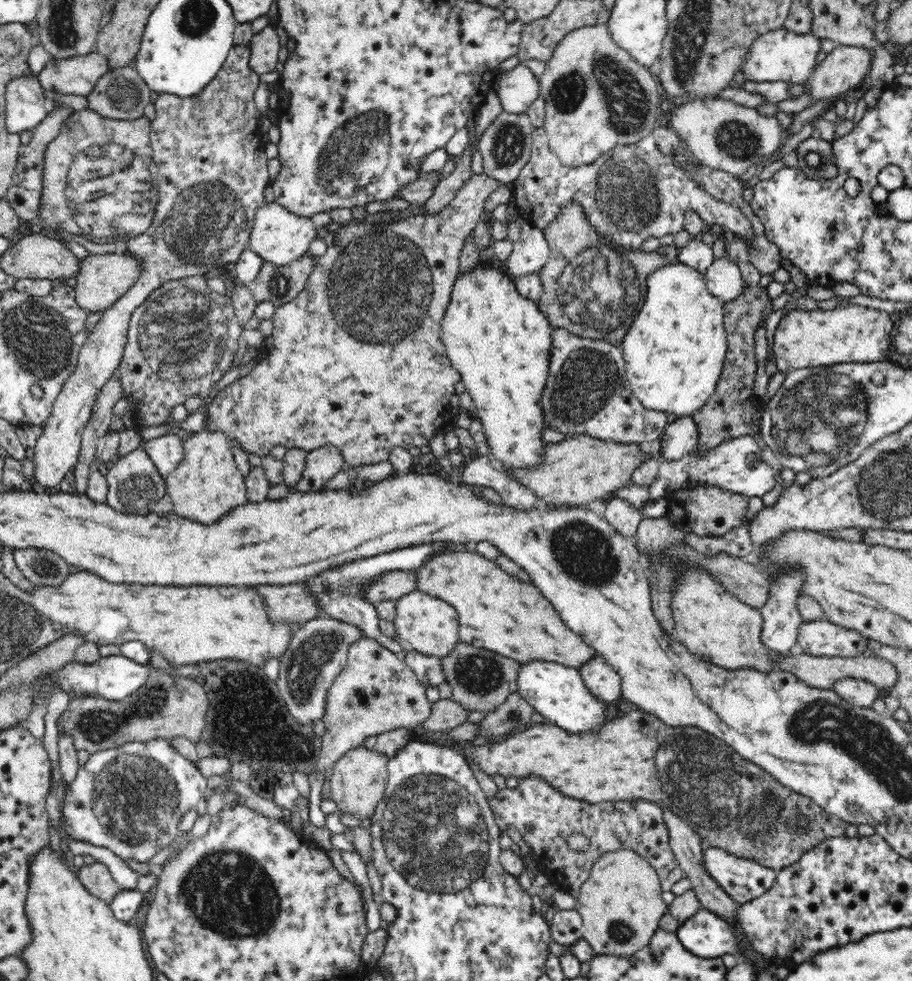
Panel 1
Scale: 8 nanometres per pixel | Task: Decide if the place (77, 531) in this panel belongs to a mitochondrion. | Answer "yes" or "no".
no

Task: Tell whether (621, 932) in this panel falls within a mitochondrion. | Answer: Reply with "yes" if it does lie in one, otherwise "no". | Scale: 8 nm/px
yes

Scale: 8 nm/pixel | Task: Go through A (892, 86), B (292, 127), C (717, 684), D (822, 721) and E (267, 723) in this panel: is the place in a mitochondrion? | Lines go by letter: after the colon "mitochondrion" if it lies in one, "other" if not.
A: other
B: other
C: other
D: mitochondrion
E: mitochondrion

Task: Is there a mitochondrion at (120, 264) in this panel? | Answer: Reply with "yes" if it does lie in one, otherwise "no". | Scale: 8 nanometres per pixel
no

